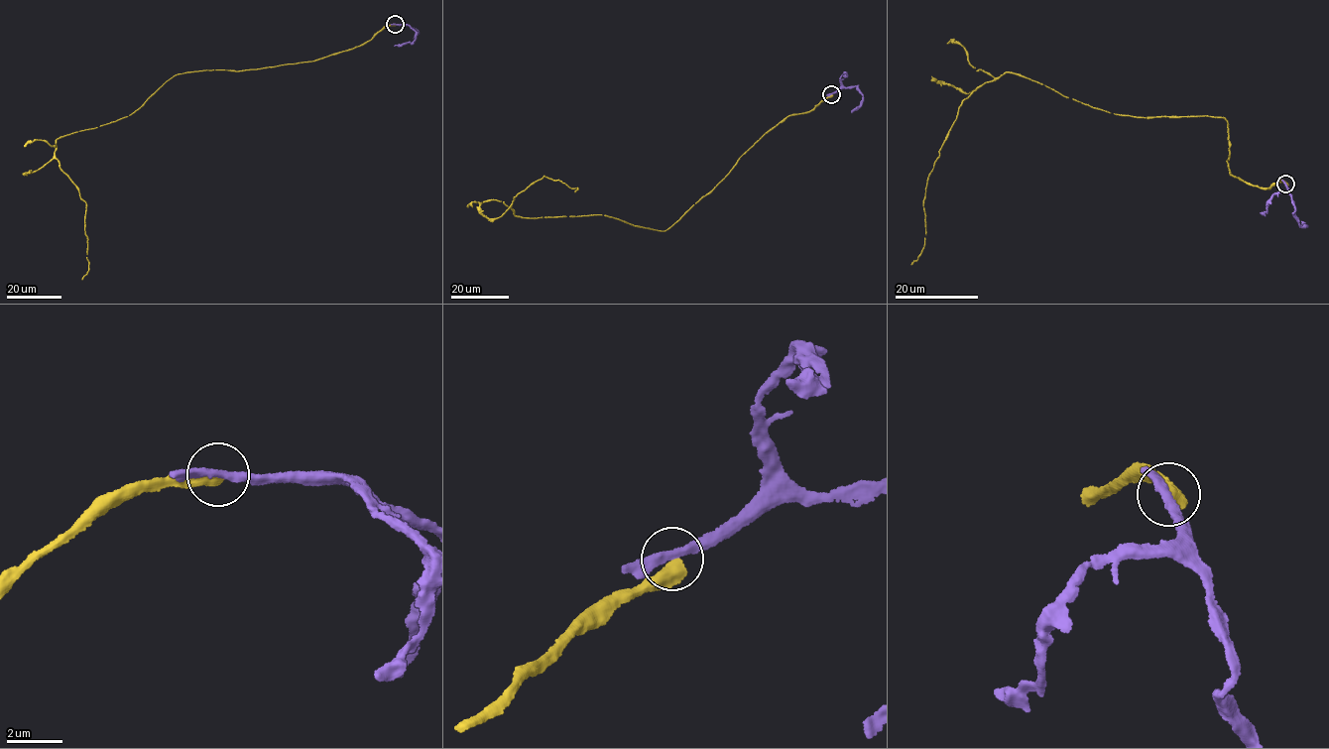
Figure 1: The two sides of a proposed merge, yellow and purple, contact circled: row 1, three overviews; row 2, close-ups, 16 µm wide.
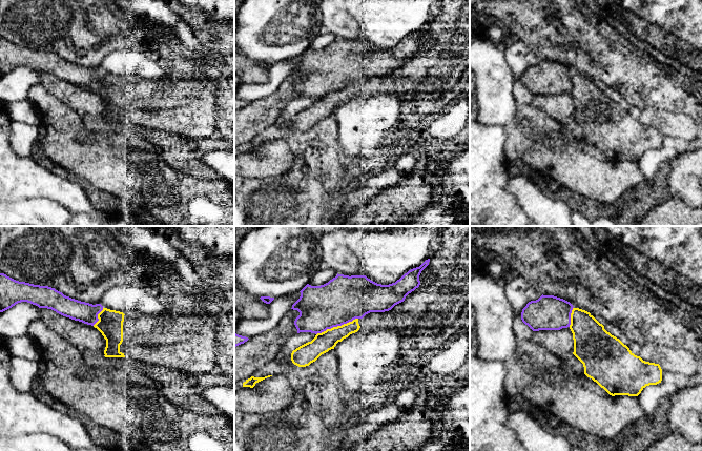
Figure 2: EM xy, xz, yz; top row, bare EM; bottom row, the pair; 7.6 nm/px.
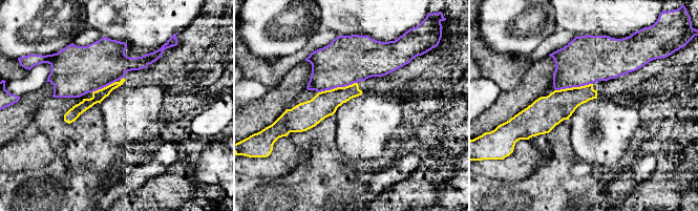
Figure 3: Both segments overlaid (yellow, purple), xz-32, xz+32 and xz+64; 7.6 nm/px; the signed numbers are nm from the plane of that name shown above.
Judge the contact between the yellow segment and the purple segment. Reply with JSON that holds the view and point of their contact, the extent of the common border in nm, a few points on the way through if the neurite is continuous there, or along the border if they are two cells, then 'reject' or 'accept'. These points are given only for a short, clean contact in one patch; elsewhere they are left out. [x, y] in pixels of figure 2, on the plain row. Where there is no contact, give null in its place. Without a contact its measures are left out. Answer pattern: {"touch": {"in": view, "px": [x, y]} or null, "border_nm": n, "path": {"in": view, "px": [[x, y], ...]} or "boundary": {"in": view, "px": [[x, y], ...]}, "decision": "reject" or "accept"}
{"touch": {"in": "xz", "px": [337, 90]}, "border_nm": 340, "boundary": {"in": "xz", "px": [[357, 82], [327, 93], [316, 99]]}, "decision": "reject"}

